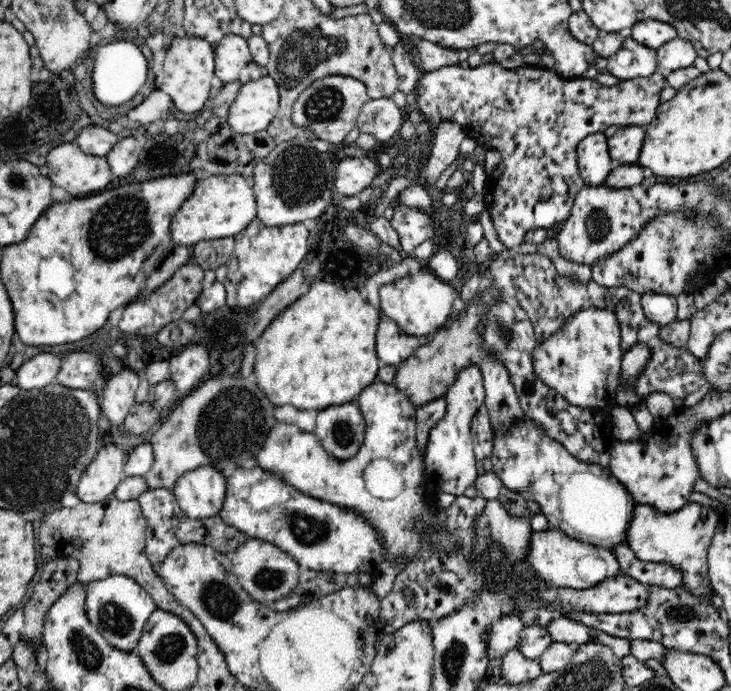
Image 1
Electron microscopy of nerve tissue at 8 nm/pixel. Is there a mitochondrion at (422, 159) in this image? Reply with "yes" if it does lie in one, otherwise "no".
no

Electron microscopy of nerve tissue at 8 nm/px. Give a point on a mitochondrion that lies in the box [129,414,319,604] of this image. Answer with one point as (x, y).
(268, 578)

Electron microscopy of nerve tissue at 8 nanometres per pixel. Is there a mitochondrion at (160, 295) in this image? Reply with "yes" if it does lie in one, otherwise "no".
no

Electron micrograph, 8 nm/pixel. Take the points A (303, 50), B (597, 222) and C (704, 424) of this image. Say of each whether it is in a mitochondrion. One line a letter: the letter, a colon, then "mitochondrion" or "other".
A: mitochondrion
B: mitochondrion
C: other

